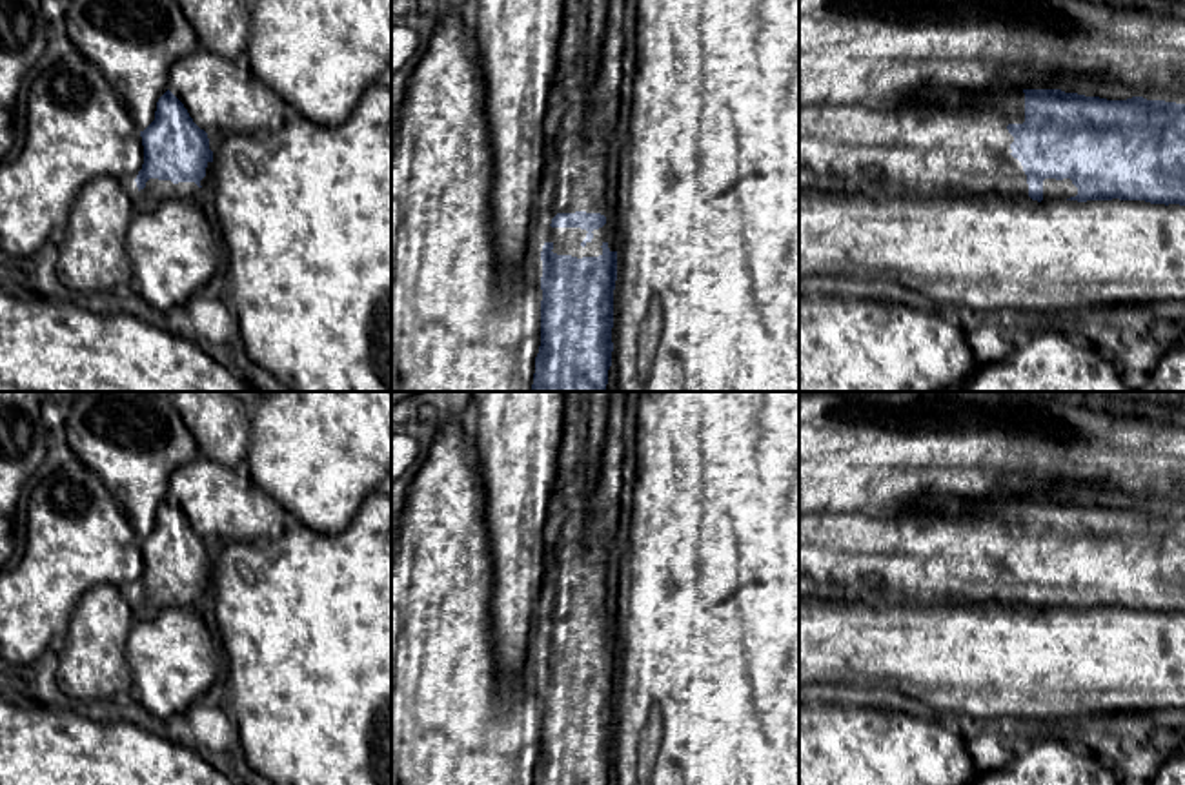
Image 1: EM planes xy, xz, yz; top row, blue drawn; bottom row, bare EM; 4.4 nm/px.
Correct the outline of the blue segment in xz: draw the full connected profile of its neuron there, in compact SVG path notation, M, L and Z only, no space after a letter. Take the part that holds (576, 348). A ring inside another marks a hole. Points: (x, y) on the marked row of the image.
M564 0L564 20L562 33L557 49L557 71L548 97L548 111L544 117L544 168L541 182L535 193L535 220L542 229L544 246L541 251L542 277L541 277L541 346L535 357L535 373L532 392L606 392L608 370L612 366L612 328L613 328L613 290L617 280L617 240L613 233L612 219L612 173L613 173L613 144L626 137L628 118L632 115L632 95L633 95L633 44L635 44L635 0L610 0L608 18L599 58L592 60L586 44L588 33L588 13L586 0Z

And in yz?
M1005 89L981 95L930 91L914 106L799 106L799 189L890 197L1030 197L1032 200L1145 200L1185 206L1185 104L1107 100L1061 89Z

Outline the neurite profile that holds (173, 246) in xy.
M167 199L138 208L127 229L126 251L135 273L133 286L160 317L180 313L197 293L211 291L222 271L217 226L204 199Z

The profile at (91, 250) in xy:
M89 180L75 197L58 235L58 284L78 293L133 284L126 237L138 208L140 202L126 180Z

